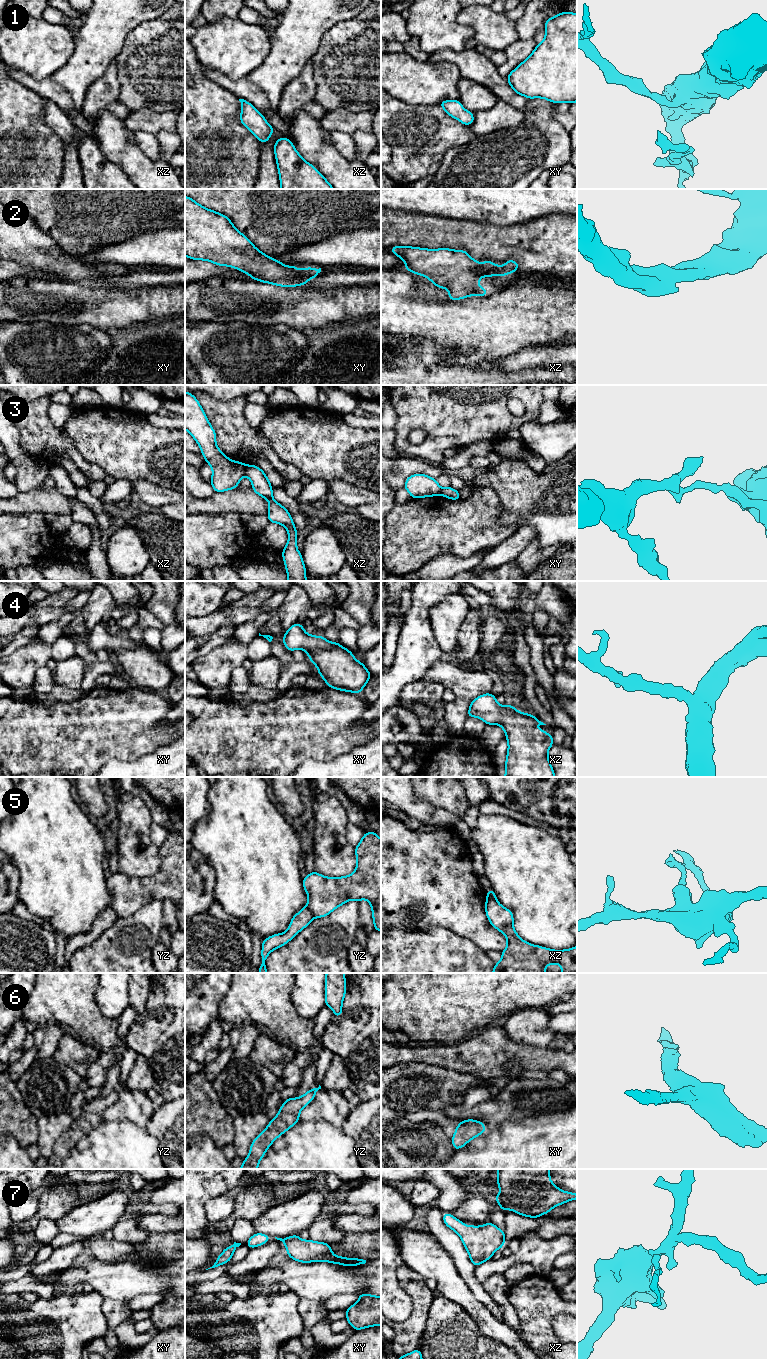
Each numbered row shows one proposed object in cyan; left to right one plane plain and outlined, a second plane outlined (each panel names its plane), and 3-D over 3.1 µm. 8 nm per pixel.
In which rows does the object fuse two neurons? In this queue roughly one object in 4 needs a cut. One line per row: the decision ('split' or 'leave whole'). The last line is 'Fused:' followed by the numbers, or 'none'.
1: leave whole
2: leave whole
3: split
4: leave whole
5: split
6: leave whole
7: leave whole
Fused: 3, 5

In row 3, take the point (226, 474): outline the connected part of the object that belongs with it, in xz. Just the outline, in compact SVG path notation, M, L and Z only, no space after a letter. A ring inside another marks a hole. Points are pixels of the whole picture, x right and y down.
M185 391L185 429L198 443L206 463L212 467L211 485L215 492L237 489L247 465L232 461L216 445L216 433L199 401Z

